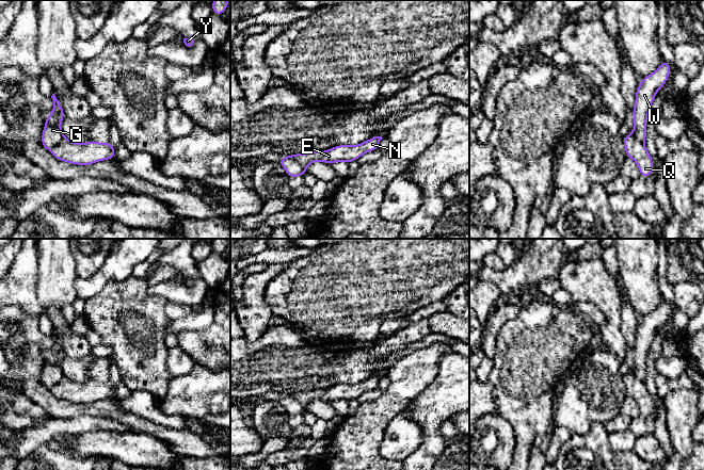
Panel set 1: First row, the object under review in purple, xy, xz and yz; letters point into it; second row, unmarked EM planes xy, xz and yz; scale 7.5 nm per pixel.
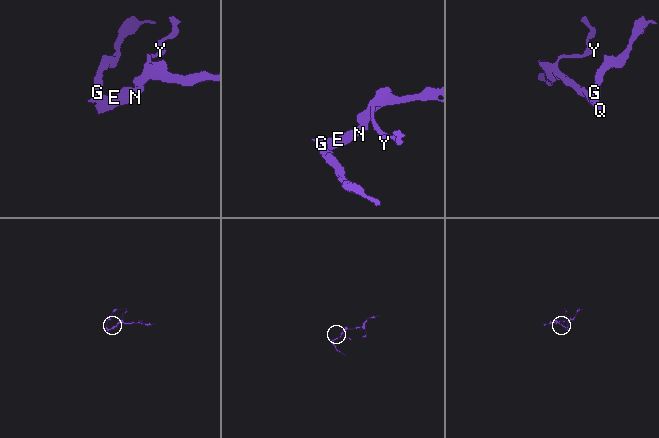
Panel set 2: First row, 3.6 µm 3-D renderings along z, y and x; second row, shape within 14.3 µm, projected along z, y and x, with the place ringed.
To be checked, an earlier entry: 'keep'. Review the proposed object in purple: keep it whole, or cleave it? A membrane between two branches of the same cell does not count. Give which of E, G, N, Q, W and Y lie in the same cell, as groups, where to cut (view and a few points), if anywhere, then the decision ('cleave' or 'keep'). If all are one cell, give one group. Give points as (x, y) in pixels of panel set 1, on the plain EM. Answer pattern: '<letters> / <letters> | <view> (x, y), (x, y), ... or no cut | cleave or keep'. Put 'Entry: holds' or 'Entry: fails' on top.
Entry: fails
E N Q Y / G W | xz (290, 394), (305, 411) | cleave

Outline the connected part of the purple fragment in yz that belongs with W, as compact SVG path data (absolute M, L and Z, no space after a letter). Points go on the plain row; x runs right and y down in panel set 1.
M662 297L657 309L642 317L642 320L638 323L633 347L635 368L629 372L638 382L643 383L646 377L646 357L651 343L655 338L657 329L666 323L671 308L671 304Z

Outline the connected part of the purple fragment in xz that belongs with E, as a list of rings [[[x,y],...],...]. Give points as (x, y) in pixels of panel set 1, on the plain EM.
[[[373,375],[364,382],[355,385],[338,384],[330,387],[326,390],[311,390],[306,392],[295,392],[291,395],[303,406],[306,410],[309,402],[319,400],[332,403],[333,401],[346,401],[350,403],[352,400],[357,399],[364,392],[373,390],[379,387],[382,375]]]

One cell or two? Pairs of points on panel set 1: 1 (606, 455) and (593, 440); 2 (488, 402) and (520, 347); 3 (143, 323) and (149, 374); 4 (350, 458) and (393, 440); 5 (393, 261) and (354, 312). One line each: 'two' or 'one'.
1: one
2: two
3: one
4: two
5: one

